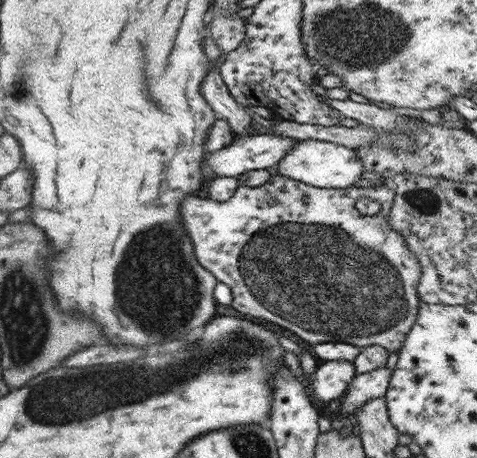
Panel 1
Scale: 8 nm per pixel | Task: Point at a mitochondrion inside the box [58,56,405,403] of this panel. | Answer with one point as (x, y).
(156, 288)

